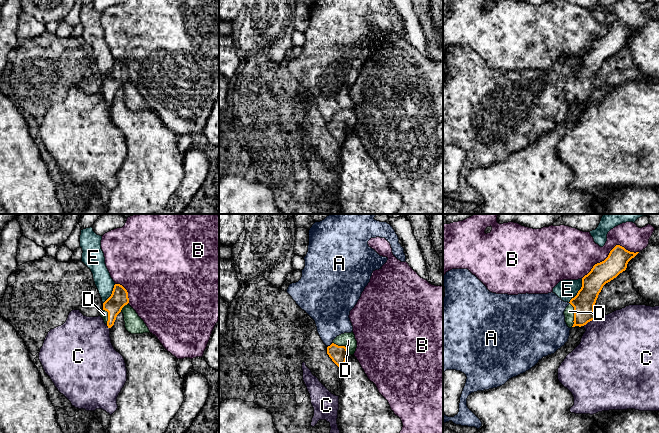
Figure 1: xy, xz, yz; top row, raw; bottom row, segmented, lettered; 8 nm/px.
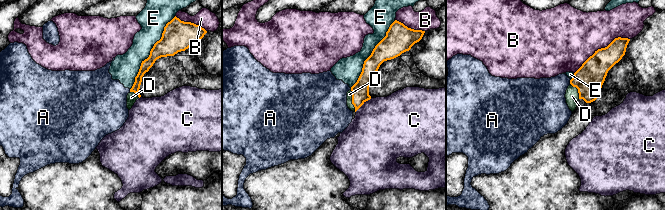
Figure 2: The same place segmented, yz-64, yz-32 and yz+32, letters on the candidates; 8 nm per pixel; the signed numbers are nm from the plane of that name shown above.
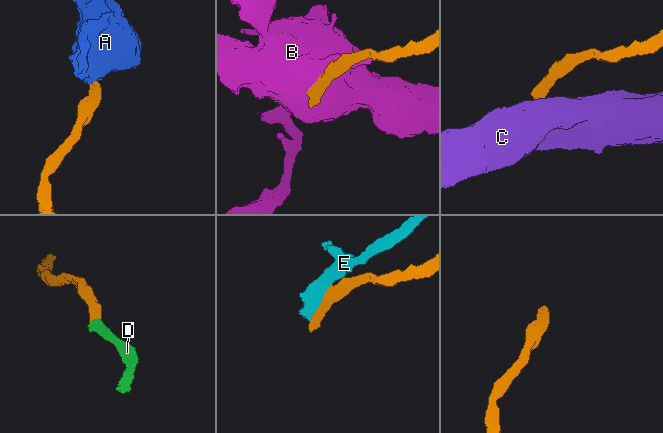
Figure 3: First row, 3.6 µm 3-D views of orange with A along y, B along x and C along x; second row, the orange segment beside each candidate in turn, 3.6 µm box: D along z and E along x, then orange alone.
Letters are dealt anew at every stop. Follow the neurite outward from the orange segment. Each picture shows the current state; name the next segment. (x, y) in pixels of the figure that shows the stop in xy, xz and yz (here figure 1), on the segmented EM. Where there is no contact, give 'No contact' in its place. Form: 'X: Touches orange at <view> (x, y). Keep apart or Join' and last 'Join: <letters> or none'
A: Touches orange at xz (330, 345). Keep apart
B: Touches orange at yz (609, 253). Keep apart
C: Touches orange at yz (589, 321). Keep apart
D: Touches orange at yz (574, 315). Join
E: Touches orange at yz (579, 290). Keep apart
Join: D

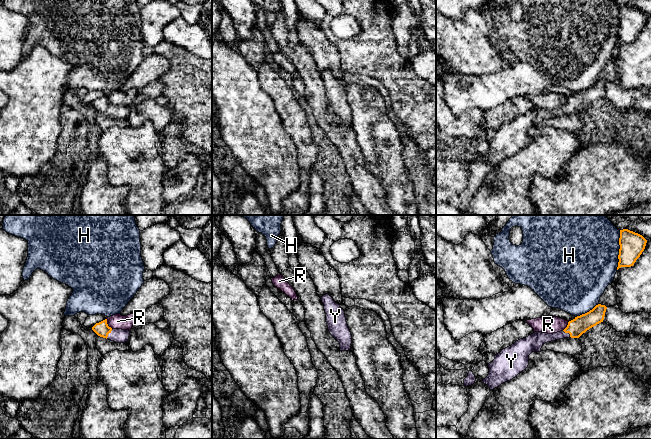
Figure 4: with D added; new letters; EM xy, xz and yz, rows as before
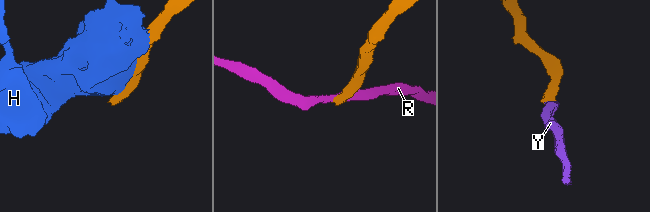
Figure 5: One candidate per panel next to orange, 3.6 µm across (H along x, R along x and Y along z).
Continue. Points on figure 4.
H: Touches orange at yz (619, 250). Keep apart
R: Touches orange at xy (107, 324). Keep apart
Y: Touches orange at xy (108, 333). Join
Join: Y

